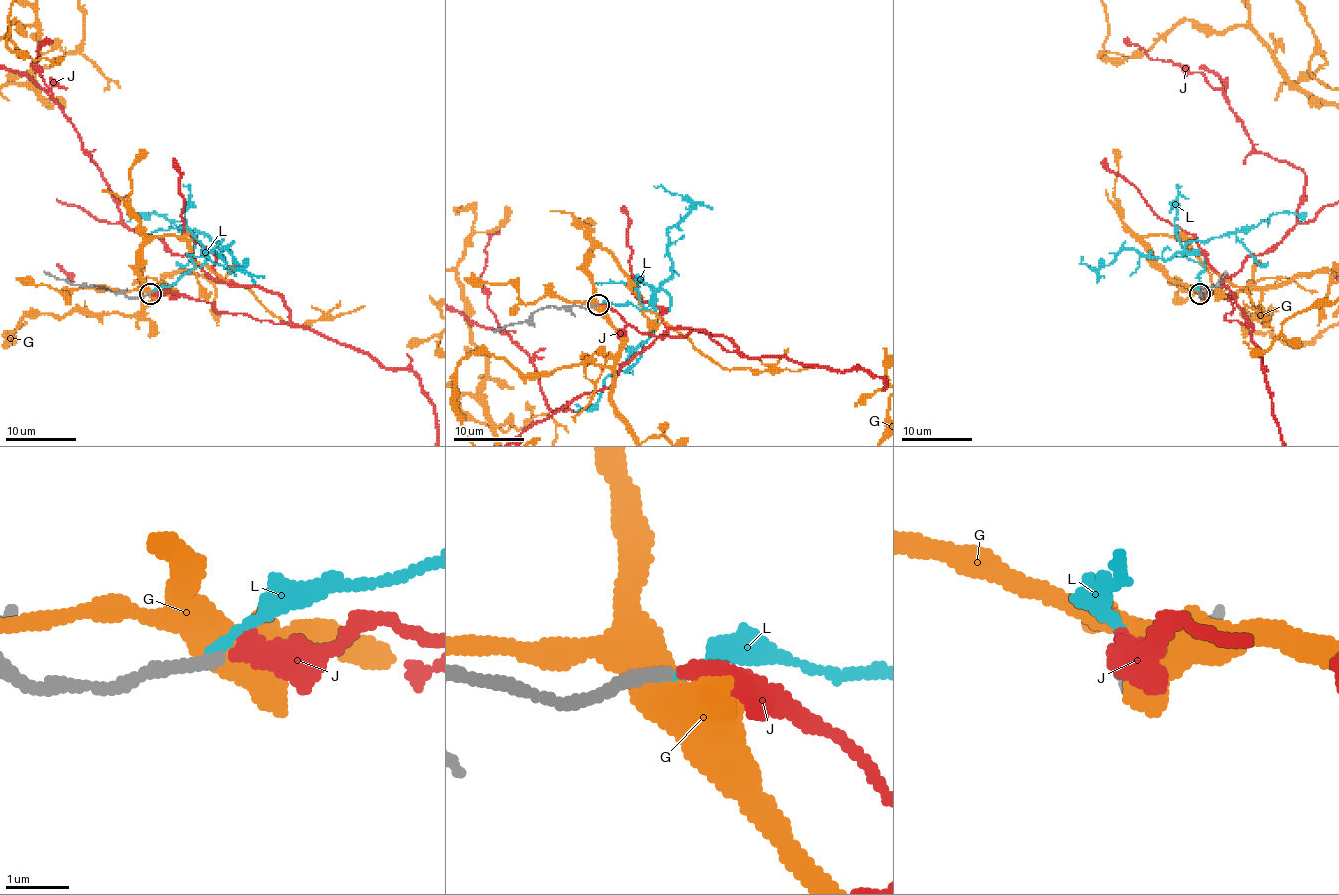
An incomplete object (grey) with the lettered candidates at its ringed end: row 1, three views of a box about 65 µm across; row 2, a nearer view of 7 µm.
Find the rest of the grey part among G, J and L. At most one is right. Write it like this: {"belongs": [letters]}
{"belongs": ["J"]}

